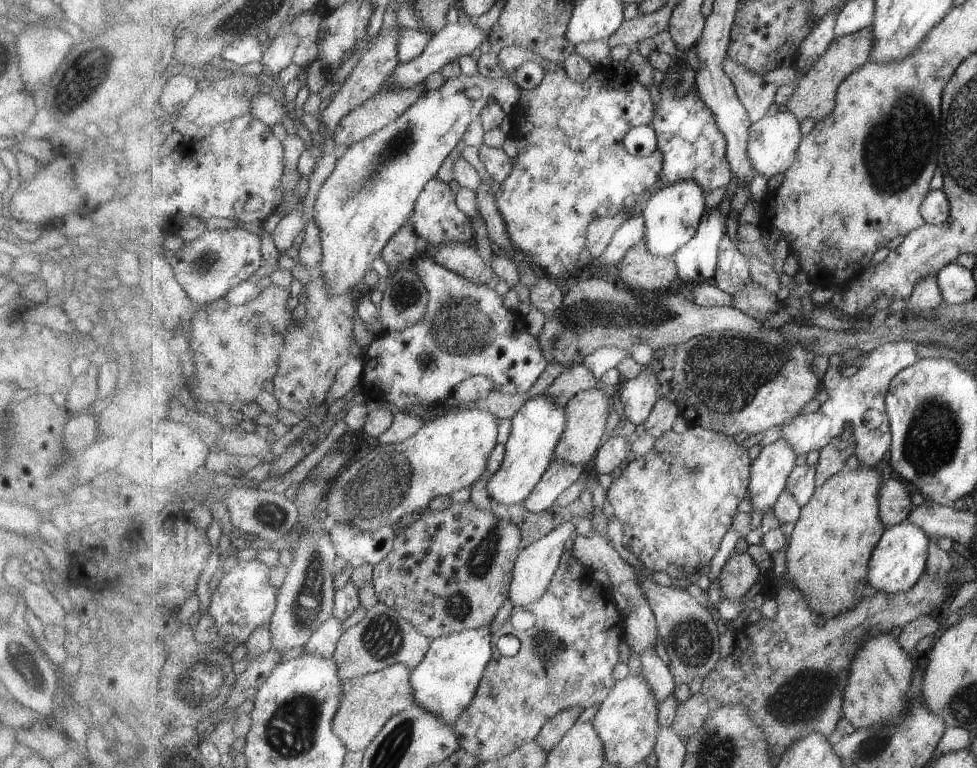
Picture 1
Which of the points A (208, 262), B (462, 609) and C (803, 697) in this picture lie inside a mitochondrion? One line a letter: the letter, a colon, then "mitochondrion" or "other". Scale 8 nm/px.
A: mitochondrion
B: mitochondrion
C: mitochondrion

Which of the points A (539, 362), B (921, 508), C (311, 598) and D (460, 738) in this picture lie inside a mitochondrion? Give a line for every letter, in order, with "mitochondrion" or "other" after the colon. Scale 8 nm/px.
A: other
B: other
C: mitochondrion
D: other

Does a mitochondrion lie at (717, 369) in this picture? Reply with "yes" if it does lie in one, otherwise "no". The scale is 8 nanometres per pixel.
yes

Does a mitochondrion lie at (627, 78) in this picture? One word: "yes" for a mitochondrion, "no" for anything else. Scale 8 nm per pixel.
no

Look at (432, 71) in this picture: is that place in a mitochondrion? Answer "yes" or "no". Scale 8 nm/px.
no

